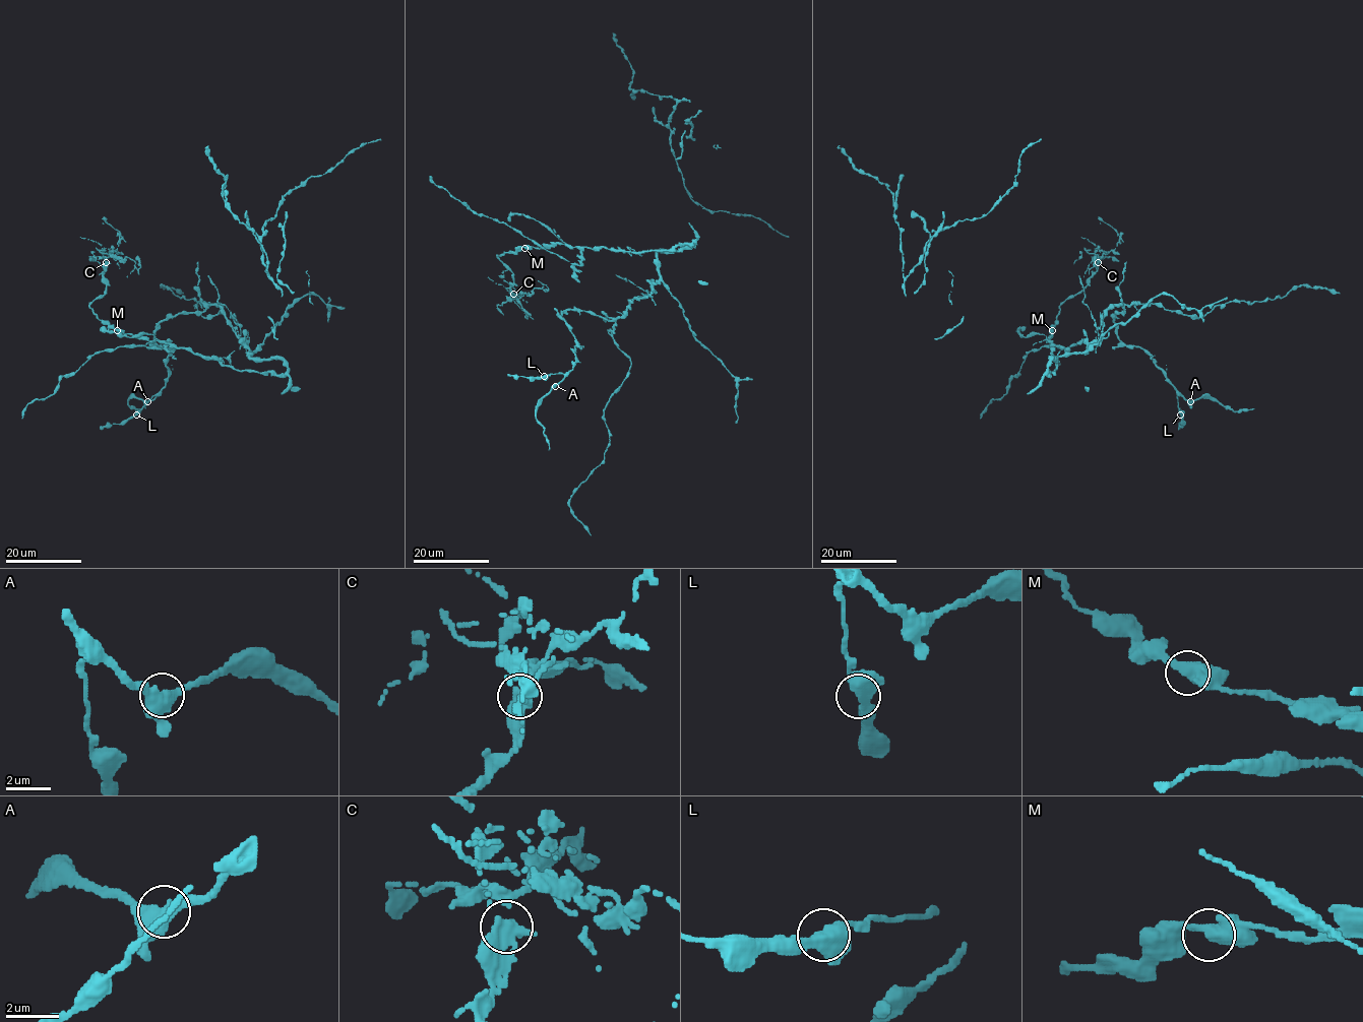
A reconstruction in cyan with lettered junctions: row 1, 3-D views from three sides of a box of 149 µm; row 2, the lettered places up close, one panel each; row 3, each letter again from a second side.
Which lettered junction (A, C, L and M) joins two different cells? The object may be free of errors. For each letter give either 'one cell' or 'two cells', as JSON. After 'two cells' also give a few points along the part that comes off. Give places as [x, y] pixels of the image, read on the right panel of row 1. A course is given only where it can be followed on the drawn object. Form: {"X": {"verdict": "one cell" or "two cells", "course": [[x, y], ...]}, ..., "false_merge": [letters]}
{"A": {"verdict": "one cell"}, "C": {"verdict": "two cells", "course": [[1097, 262], [1117, 246], [1120, 236], [1098, 216]]}, "L": {"verdict": "one cell"}, "M": {"verdict": "one cell"}, "false_merge": ["C"]}

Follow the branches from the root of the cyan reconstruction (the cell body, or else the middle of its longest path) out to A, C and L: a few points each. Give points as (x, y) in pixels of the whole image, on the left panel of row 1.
A: (236, 320), (237, 336), (210, 304), (161, 321), (153, 340), (167, 349), (168, 377), (147, 401)
C: (236, 320), (249, 357), (280, 358), (285, 375), (236, 370), (104, 324), (89, 304), (105, 293), (106, 262)
L: (236, 320), (237, 336), (210, 304), (161, 321), (153, 340), (167, 349), (167, 380), (136, 414)

